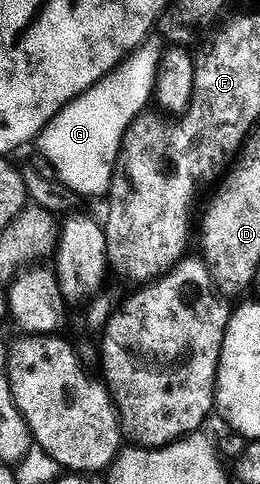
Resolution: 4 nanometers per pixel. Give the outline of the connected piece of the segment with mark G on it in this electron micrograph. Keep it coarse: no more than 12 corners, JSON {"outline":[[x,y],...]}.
{"outline":[[148,37],[39,135],[54,177],[112,189],[123,137],[156,93]]}

